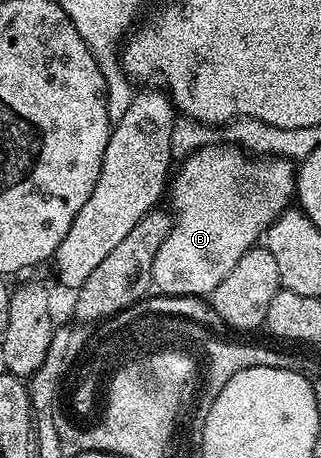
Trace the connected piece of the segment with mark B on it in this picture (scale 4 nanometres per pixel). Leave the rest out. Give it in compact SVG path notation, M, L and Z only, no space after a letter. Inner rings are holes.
M209 144L189 154L179 163L180 171L178 166L171 175L166 198L172 201L172 231L162 240L152 269L152 286L161 295L211 295L242 255L263 239L272 221L289 209L296 193L296 170L288 159L253 156L231 144L216 145Z

